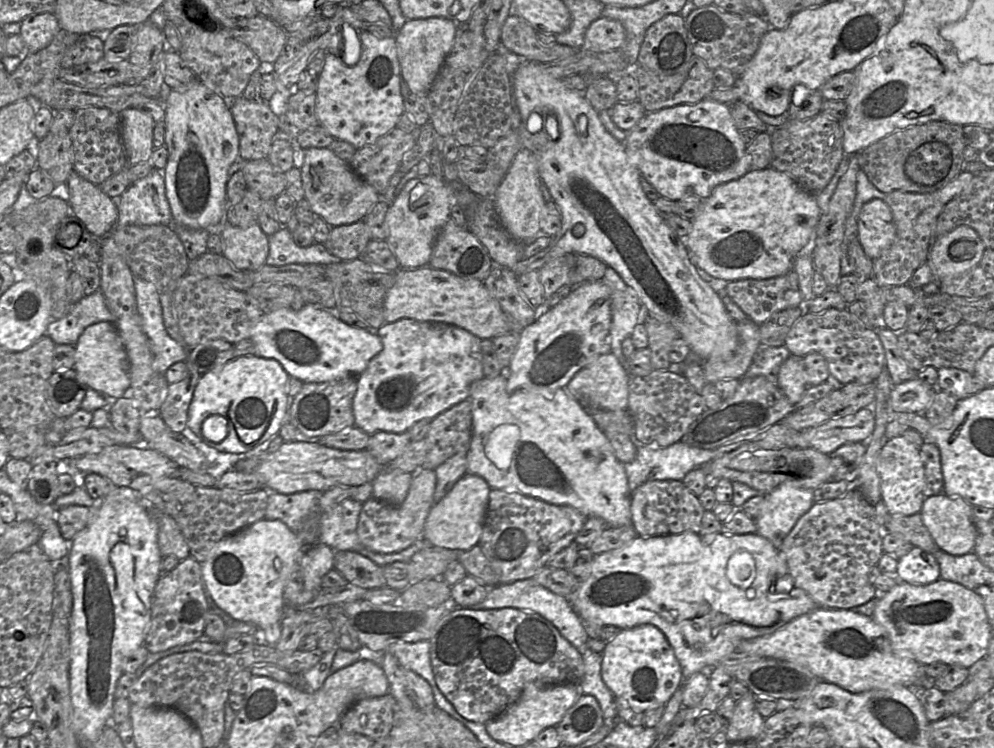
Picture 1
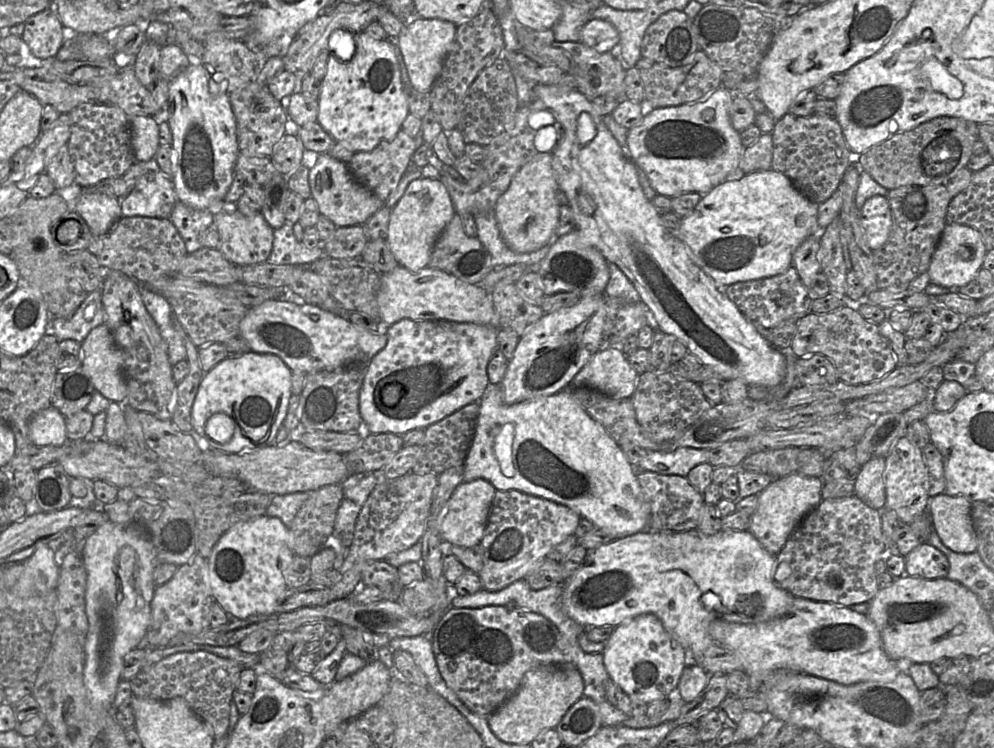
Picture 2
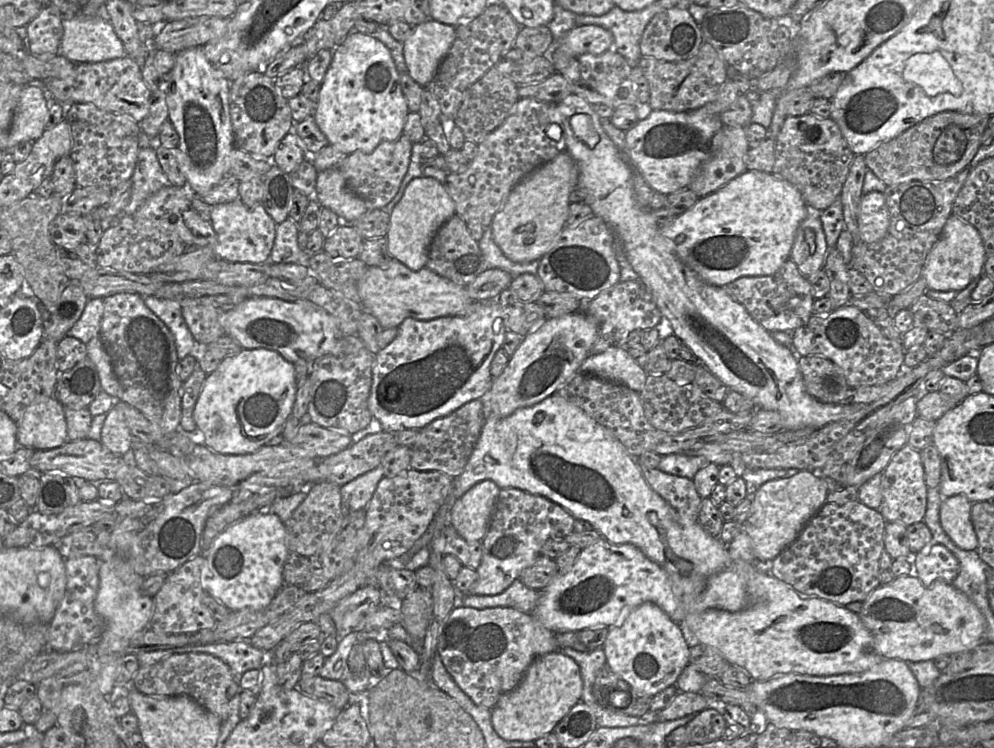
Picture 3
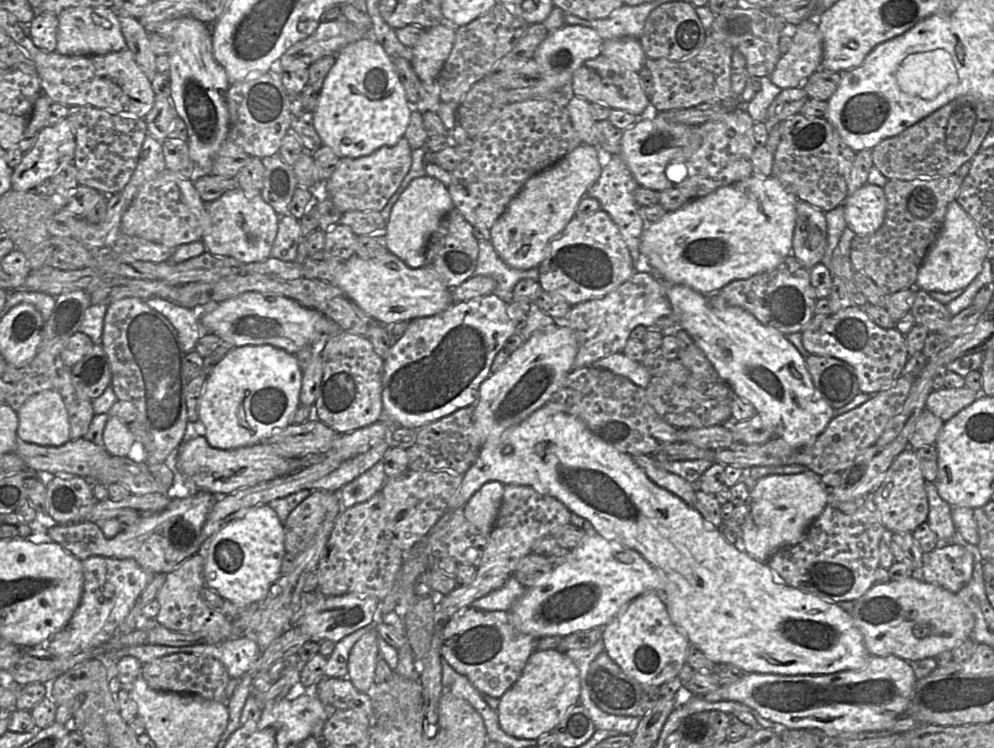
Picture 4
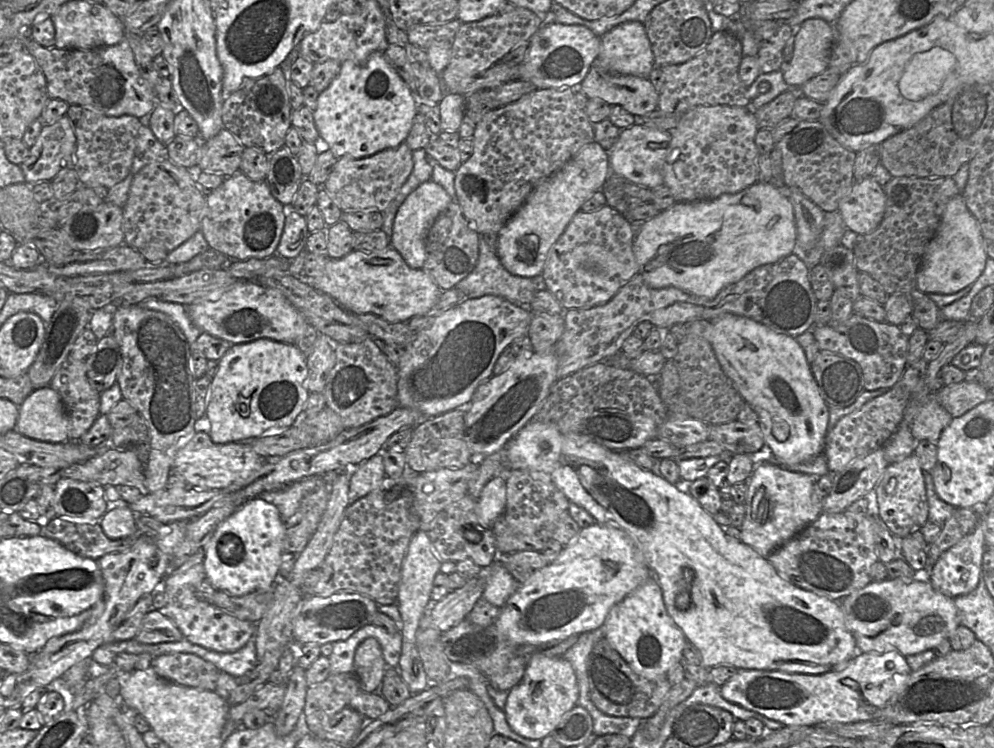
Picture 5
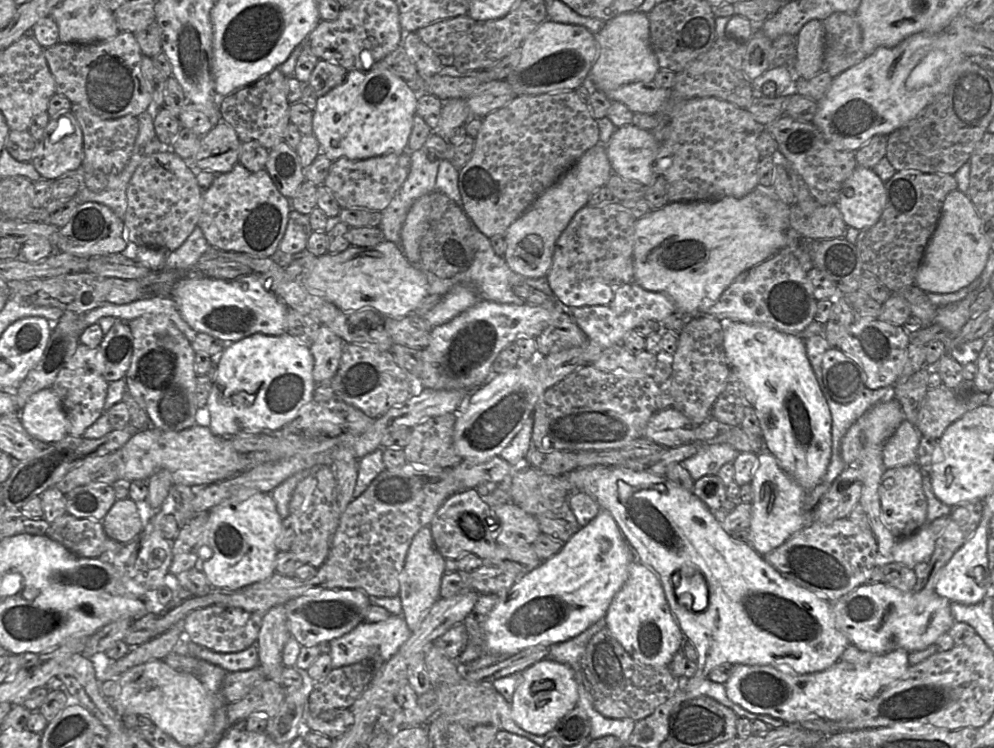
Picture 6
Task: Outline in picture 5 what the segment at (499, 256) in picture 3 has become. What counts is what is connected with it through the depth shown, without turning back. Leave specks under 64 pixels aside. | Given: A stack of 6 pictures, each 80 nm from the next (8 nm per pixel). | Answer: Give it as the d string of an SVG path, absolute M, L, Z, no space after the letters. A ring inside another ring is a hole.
M479 235L476 266L456 284L455 288L462 291L466 299L495 295L511 303L521 305L518 303L520 290L546 290L546 284L541 275L523 277L511 274L502 265L497 252L493 251Z

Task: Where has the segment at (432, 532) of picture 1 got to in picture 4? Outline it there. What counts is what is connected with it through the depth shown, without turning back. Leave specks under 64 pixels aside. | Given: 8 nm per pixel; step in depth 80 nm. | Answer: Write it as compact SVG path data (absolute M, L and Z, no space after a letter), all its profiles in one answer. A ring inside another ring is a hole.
M498 481L485 483L464 505L465 518L480 533L489 535L491 532L503 498L504 485Z

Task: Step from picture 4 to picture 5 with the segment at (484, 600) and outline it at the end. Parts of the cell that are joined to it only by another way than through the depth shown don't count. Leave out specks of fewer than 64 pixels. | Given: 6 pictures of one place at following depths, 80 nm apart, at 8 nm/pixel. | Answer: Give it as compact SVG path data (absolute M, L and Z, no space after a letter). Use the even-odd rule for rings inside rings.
M498 561L482 569L479 575L486 580L483 596L494 606L502 609L508 598L519 588L519 583Z

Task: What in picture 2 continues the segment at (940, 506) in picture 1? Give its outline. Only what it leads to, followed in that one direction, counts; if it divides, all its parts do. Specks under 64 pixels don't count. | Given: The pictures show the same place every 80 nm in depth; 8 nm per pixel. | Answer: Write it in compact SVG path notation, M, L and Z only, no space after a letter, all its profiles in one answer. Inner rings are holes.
M942 493L929 500L928 516L932 529L942 543L956 553L968 554L977 550L972 508L973 504L964 496Z

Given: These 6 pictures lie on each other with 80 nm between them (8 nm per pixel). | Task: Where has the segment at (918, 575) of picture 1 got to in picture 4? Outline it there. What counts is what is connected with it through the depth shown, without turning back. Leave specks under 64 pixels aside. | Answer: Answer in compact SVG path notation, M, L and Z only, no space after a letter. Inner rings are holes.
M939 543L937 547L929 553L923 555L923 565L916 575L928 583L939 585L952 593L958 593L969 582L974 568L973 555L964 546L954 543Z

